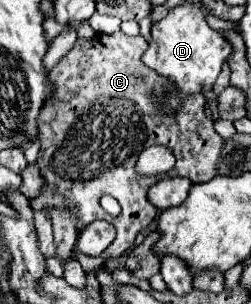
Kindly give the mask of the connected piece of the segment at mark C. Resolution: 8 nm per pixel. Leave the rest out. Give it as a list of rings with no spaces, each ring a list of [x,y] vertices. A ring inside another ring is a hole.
[[[123,31],[113,35],[97,33],[93,39],[77,41],[65,59],[49,73],[49,81],[55,85],[57,93],[41,107],[37,117],[41,141],[37,165],[43,187],[41,193],[29,201],[31,209],[43,213],[47,213],[49,207],[73,209],[77,217],[77,237],[81,229],[95,219],[107,219],[117,229],[115,243],[99,257],[73,251],[85,271],[95,271],[107,259],[123,255],[133,245],[137,233],[157,215],[157,209],[147,201],[147,189],[155,181],[135,179],[135,159],[145,147],[171,147],[177,165],[169,175],[187,177],[193,183],[207,183],[215,177],[217,153],[221,151],[223,139],[215,133],[213,121],[205,117],[205,97],[193,95],[183,101],[181,97],[179,101],[169,101],[171,105],[177,105],[177,115],[161,115],[151,103],[153,87],[141,87],[141,77],[145,83],[157,77],[157,73],[141,61],[145,49],[147,41],[141,35],[129,37]],[[103,193],[109,193],[119,201],[121,213],[117,217],[103,213],[99,205]]]

